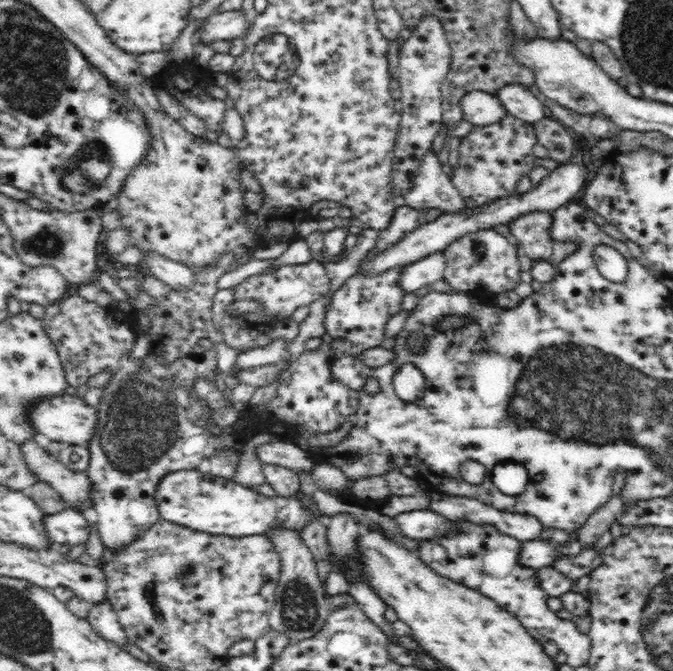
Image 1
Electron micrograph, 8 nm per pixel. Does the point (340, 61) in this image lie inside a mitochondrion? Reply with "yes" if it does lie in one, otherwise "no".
no

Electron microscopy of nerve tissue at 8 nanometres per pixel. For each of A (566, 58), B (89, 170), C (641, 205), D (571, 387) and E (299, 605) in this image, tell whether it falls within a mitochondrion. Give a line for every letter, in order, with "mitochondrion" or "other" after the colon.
A: other
B: mitochondrion
C: other
D: mitochondrion
E: mitochondrion

